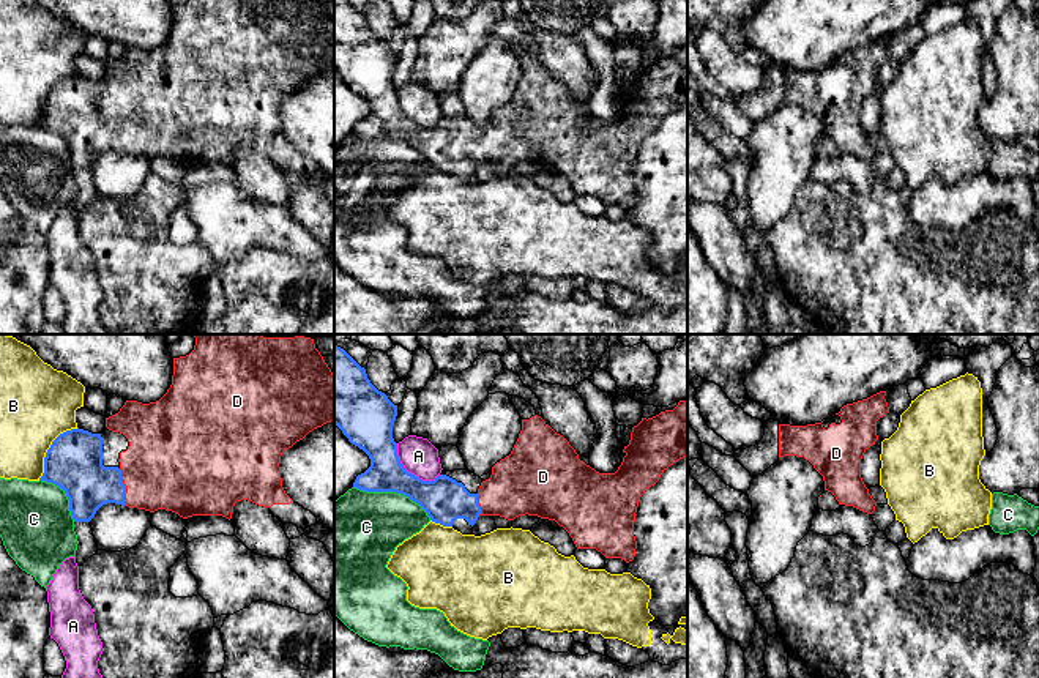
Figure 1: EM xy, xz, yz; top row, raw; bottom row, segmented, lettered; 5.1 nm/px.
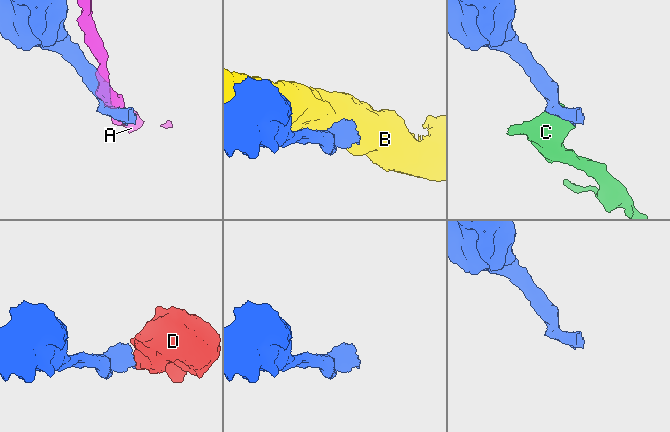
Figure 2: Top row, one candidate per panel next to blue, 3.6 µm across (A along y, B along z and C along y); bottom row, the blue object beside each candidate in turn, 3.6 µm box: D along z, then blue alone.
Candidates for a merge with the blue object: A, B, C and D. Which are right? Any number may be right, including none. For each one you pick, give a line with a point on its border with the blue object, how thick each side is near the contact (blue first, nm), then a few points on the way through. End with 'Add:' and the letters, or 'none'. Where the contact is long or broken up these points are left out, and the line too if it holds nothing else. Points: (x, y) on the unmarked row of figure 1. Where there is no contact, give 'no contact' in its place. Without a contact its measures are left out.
D: meets blue in xy at (125, 134); 240 nm thick on the blue side, 440 nm on the other; runs through xy (89, 131), (125, 134), (158, 122), (167, 112)
Add: D

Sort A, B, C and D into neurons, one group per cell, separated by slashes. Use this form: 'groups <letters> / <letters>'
groups A / B / C / D

